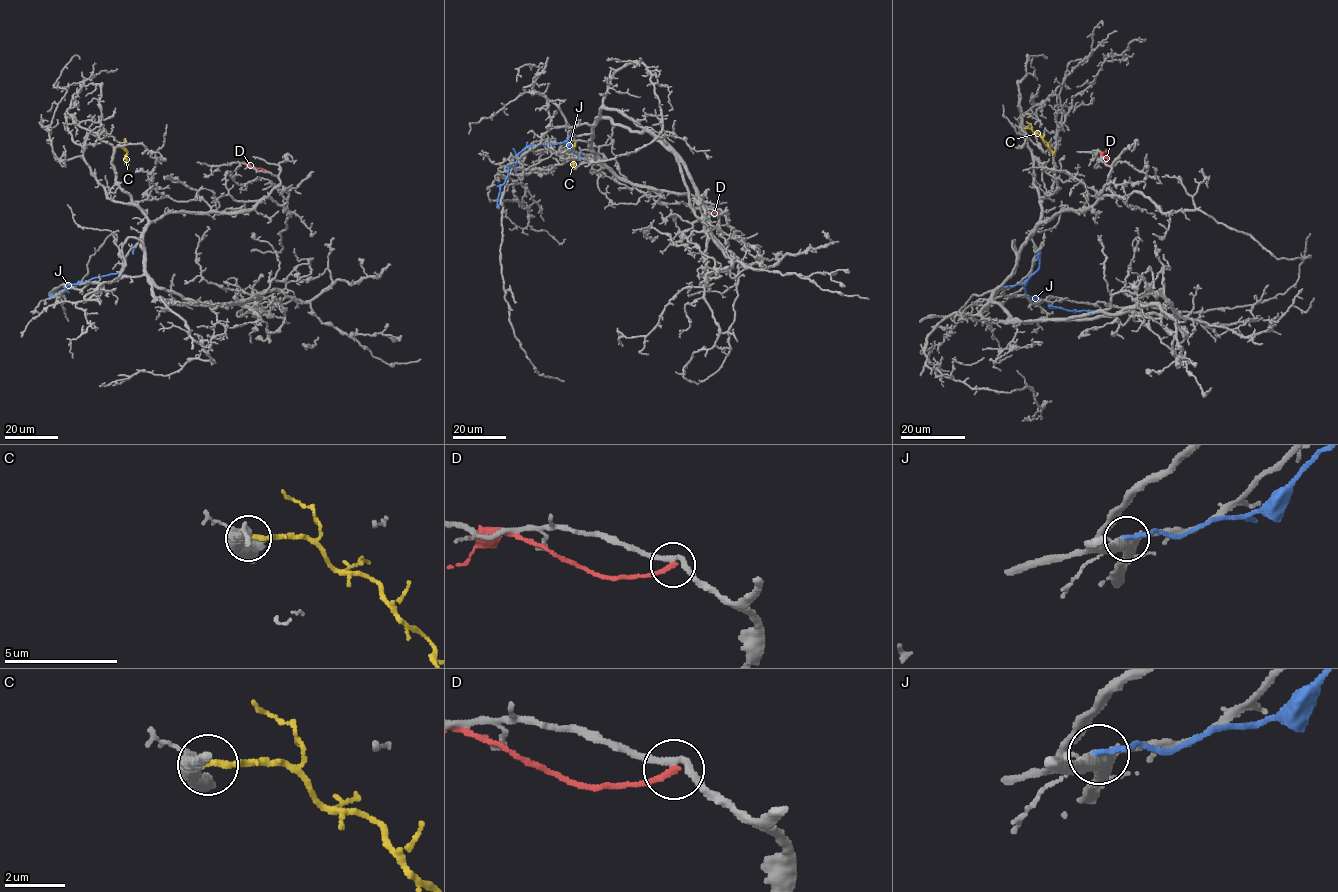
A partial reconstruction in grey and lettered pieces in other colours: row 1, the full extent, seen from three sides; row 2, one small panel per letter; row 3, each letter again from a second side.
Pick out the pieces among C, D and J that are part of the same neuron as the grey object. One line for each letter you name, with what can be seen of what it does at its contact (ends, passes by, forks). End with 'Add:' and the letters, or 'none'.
C: it ends there
Add: C

